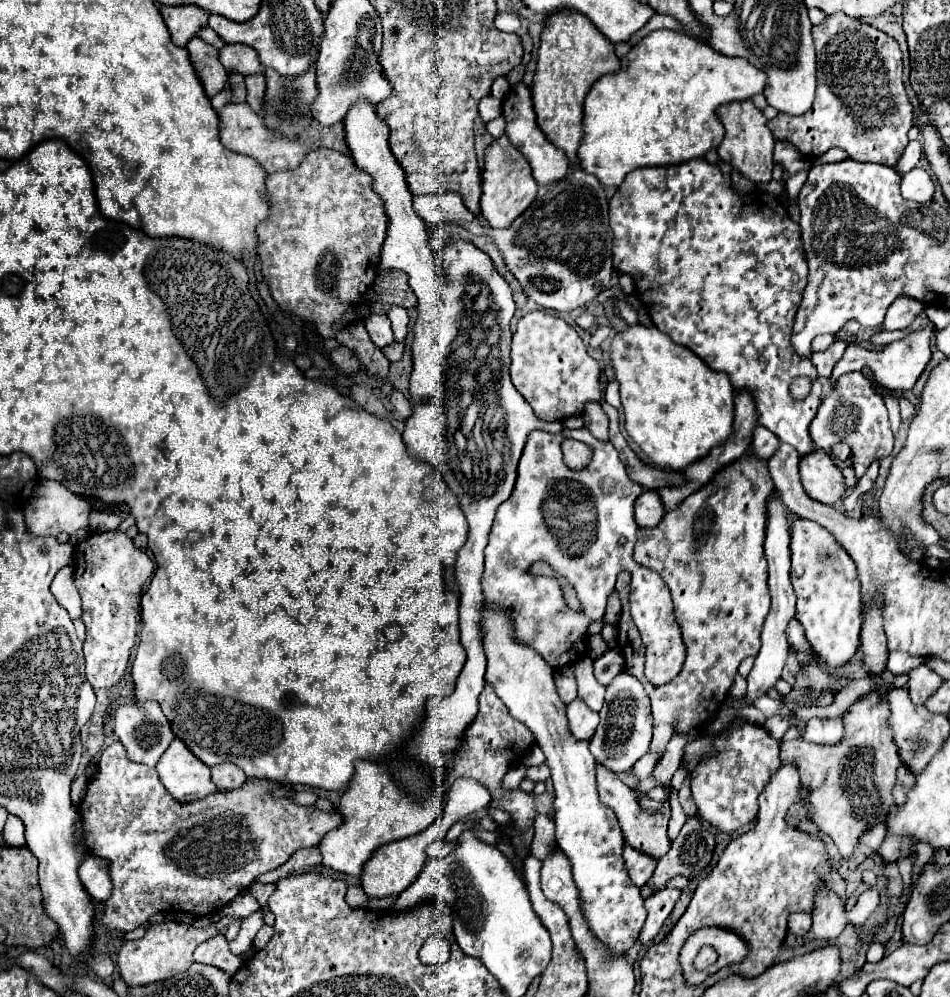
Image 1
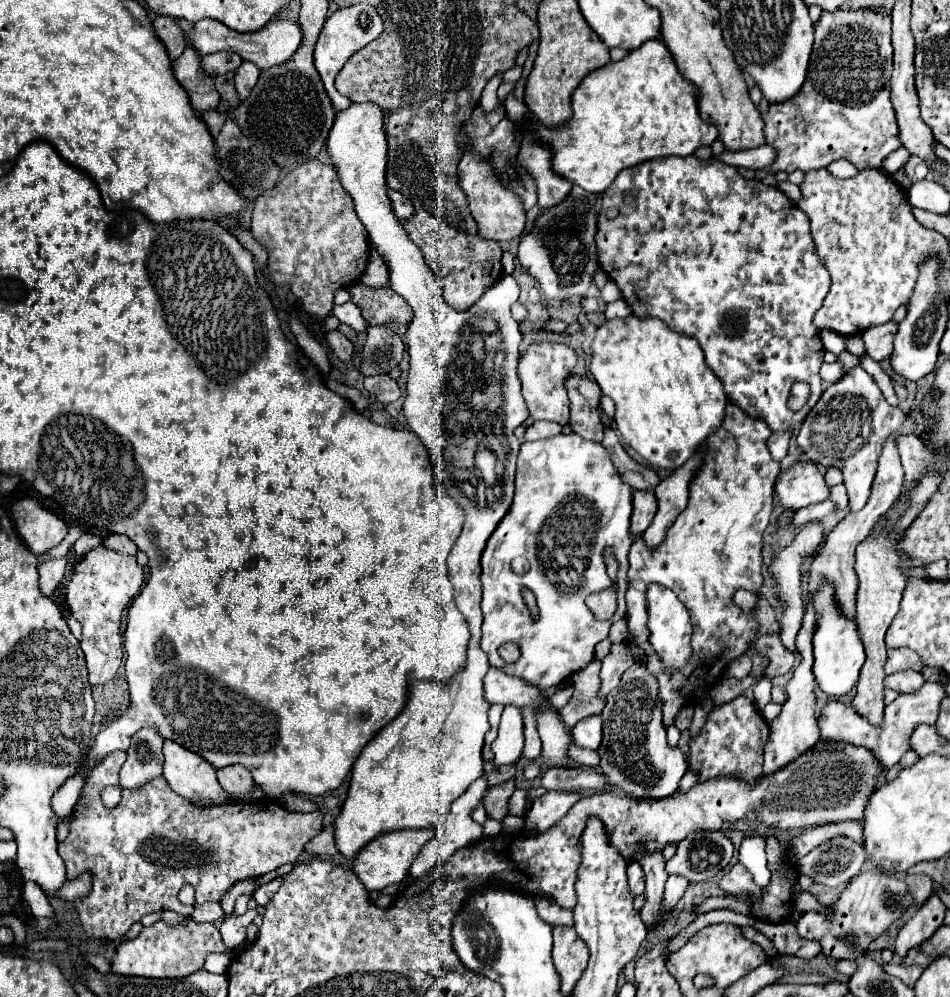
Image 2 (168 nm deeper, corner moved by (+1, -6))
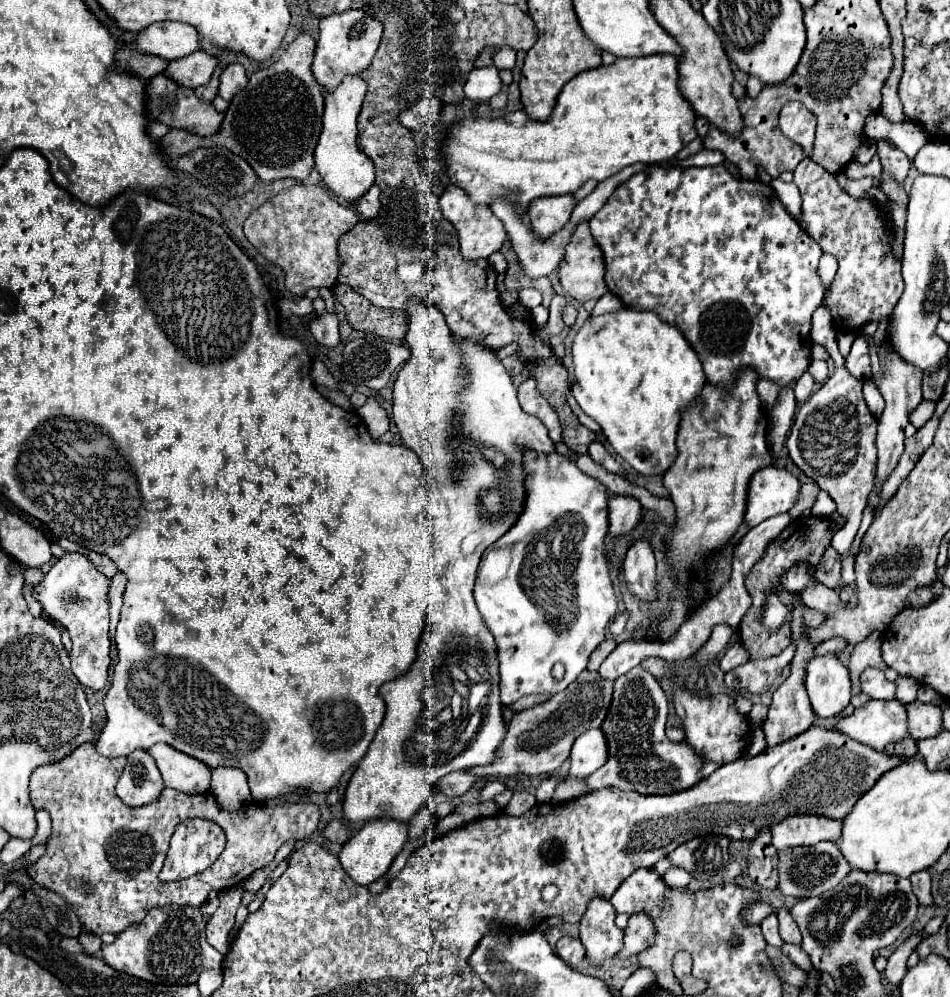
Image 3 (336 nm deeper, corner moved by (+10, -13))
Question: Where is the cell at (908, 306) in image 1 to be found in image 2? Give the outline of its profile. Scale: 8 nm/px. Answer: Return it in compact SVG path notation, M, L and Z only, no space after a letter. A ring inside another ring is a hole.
M885 322L885 324L879 324L879 326L871 326L861 334L861 338L865 342L865 352L873 360L881 362L883 358L887 358L893 352L895 328L897 328L895 322Z

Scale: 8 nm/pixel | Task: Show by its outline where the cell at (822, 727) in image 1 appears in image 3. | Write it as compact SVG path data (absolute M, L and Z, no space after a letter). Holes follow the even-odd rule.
M870 701L864 707L854 709L852 715L840 719L834 725L836 731L856 739L862 745L886 751L890 743L898 743L908 737L906 703L892 701Z

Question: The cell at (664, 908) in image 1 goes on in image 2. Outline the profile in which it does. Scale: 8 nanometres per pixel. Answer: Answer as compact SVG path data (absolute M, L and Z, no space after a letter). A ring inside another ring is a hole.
M669 876L667 884L665 884L663 904L667 904L667 908L673 908L681 900L683 892L687 890L687 886L689 886L689 882L683 876Z

